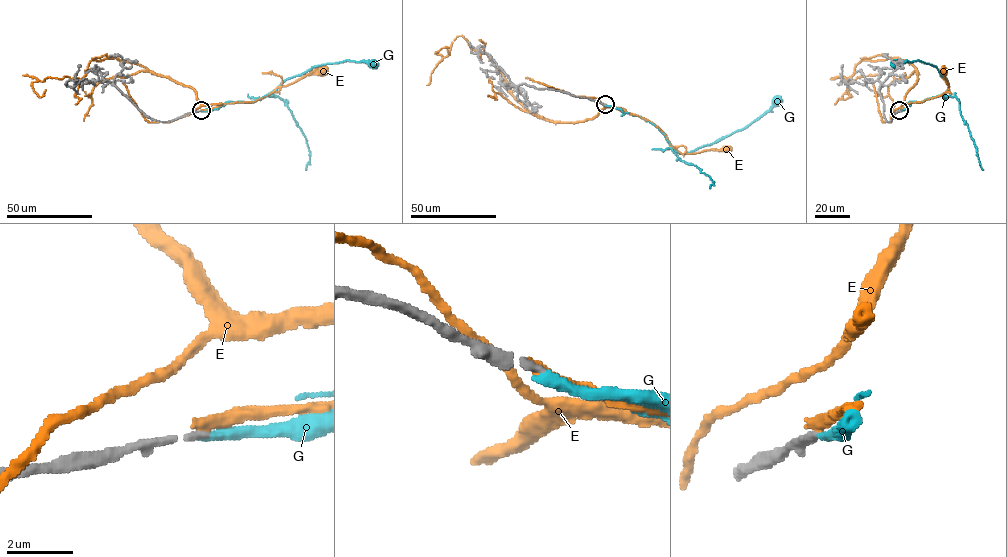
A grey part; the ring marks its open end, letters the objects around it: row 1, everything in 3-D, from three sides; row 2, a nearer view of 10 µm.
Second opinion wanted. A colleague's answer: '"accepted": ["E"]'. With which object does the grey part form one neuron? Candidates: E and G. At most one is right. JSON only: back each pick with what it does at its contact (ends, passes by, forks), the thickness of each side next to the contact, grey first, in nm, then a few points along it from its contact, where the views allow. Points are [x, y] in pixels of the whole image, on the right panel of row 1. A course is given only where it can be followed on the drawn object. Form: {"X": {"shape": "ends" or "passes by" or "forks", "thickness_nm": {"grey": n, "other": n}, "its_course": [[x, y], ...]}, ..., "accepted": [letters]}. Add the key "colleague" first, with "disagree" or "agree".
{"colleague": "disagree", "G": {"shape": "ends", "thickness_nm": {"grey": 200, "other": 320}, "its_course": [[899, 111], [908, 102], [941, 95], [948, 83], [930, 64], [919, 60], [895, 64]]}, "accepted": ["G"]}

